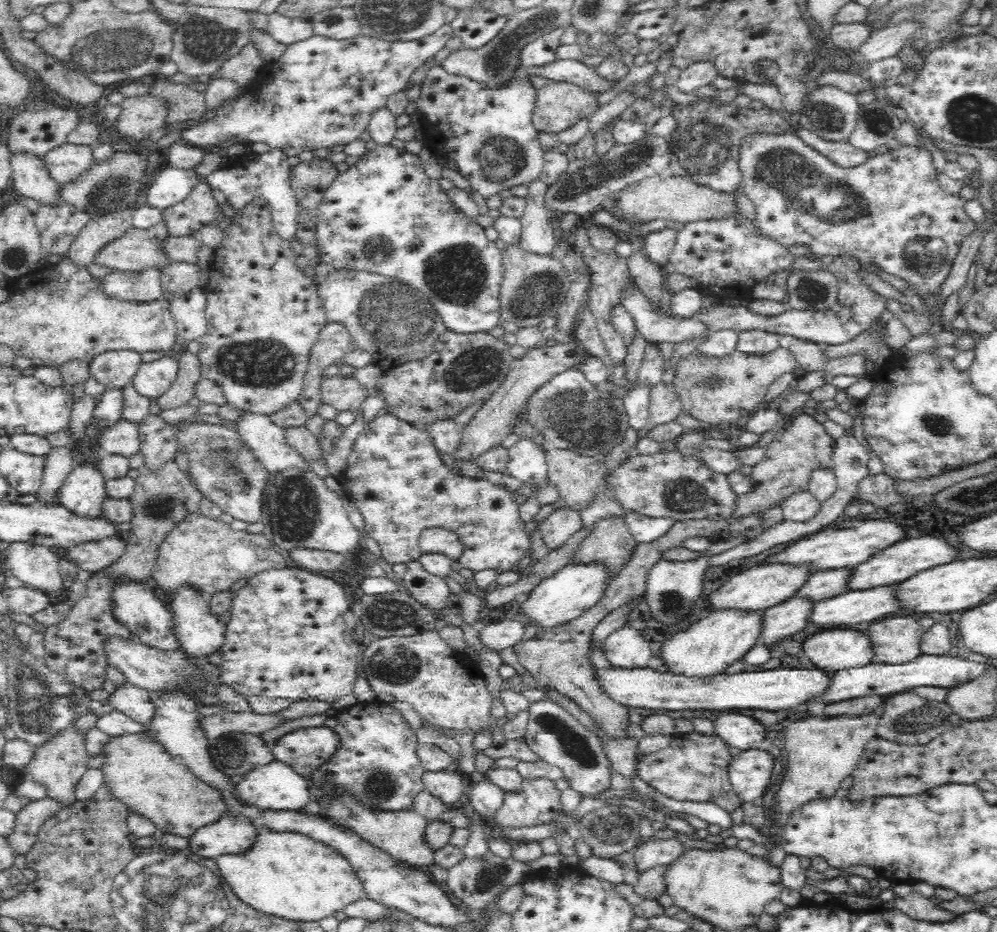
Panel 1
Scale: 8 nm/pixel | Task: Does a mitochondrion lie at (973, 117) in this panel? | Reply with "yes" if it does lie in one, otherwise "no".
yes

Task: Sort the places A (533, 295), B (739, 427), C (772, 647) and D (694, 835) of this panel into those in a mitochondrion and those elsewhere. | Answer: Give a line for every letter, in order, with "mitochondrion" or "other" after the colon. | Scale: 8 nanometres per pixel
A: mitochondrion
B: other
C: other
D: other

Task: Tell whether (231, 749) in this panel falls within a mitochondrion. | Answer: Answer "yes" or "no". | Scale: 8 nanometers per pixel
yes

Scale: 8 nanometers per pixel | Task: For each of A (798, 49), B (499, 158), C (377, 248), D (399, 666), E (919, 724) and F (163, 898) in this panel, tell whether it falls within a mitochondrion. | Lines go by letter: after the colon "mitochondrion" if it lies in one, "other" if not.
A: mitochondrion
B: mitochondrion
C: mitochondrion
D: mitochondrion
E: mitochondrion
F: mitochondrion

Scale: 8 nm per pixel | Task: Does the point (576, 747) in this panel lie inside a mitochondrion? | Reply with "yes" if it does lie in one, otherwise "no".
yes

